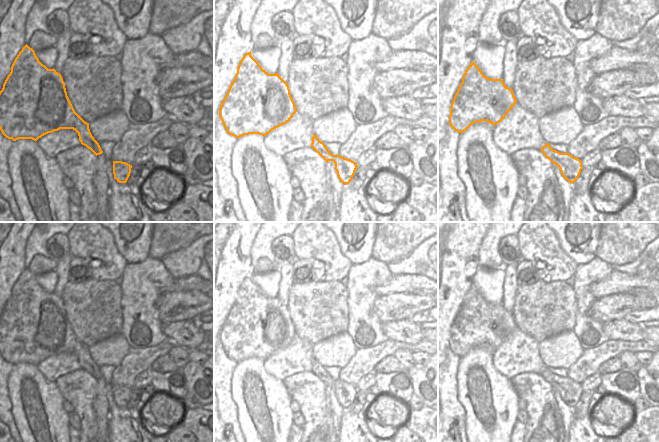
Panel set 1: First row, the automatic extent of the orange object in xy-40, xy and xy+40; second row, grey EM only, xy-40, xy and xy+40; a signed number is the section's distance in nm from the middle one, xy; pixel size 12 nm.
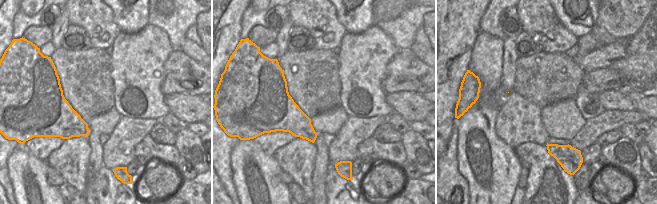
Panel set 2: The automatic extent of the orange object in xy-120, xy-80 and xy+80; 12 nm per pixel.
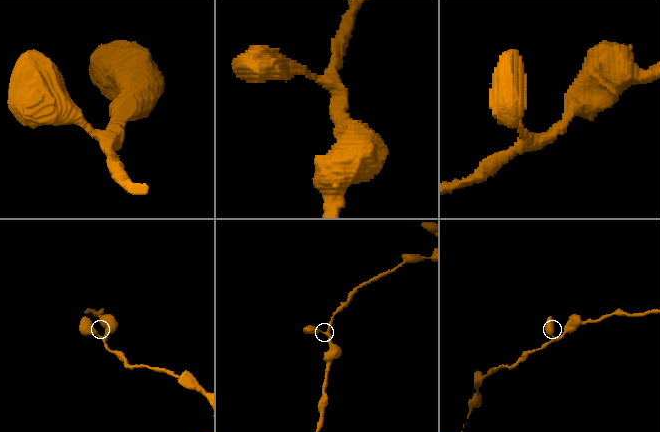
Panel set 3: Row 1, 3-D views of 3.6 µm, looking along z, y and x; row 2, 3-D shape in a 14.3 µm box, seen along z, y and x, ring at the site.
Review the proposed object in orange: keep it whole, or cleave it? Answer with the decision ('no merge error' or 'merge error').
no merge error

